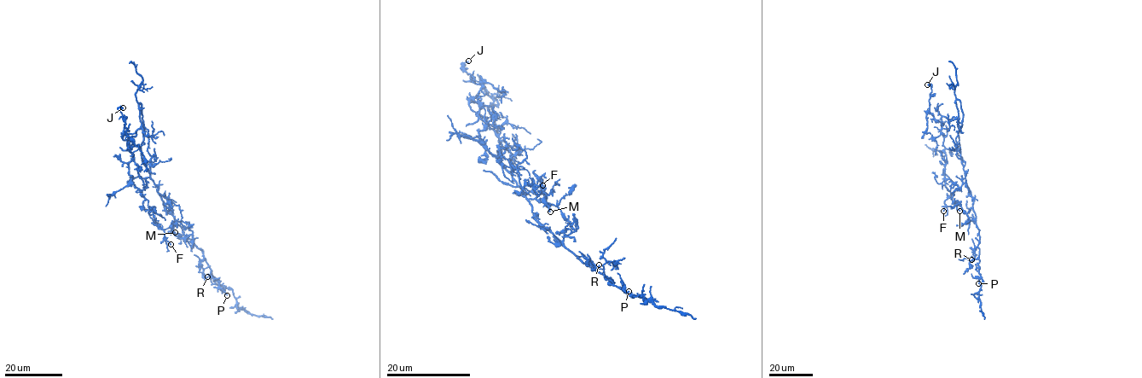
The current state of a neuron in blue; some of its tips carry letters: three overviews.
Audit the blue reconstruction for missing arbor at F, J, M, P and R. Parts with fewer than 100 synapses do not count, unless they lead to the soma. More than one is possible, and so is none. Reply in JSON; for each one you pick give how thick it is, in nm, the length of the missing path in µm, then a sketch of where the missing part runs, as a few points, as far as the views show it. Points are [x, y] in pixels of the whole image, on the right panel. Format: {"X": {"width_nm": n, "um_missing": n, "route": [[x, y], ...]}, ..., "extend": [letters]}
{"extend": []}

